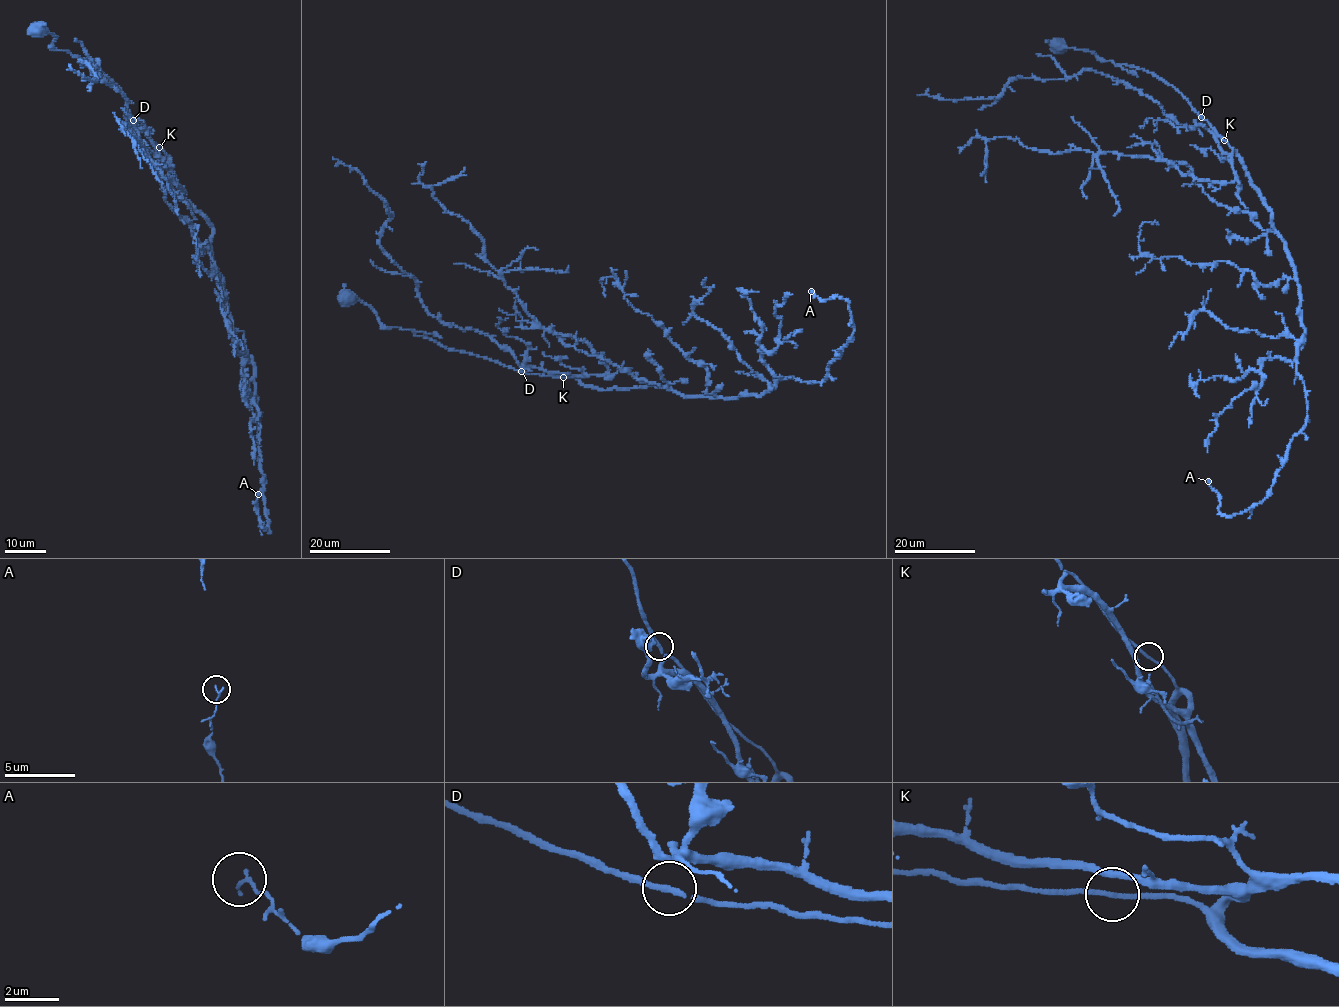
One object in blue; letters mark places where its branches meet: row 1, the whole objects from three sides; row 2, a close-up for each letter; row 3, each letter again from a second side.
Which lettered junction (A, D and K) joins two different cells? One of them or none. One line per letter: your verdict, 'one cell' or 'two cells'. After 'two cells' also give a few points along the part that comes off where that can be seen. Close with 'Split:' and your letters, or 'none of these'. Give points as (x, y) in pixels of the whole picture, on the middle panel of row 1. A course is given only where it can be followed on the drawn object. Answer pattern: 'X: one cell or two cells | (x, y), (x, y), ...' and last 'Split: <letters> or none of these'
A: one cell
D: one cell
K: one cell
Split: none of these

